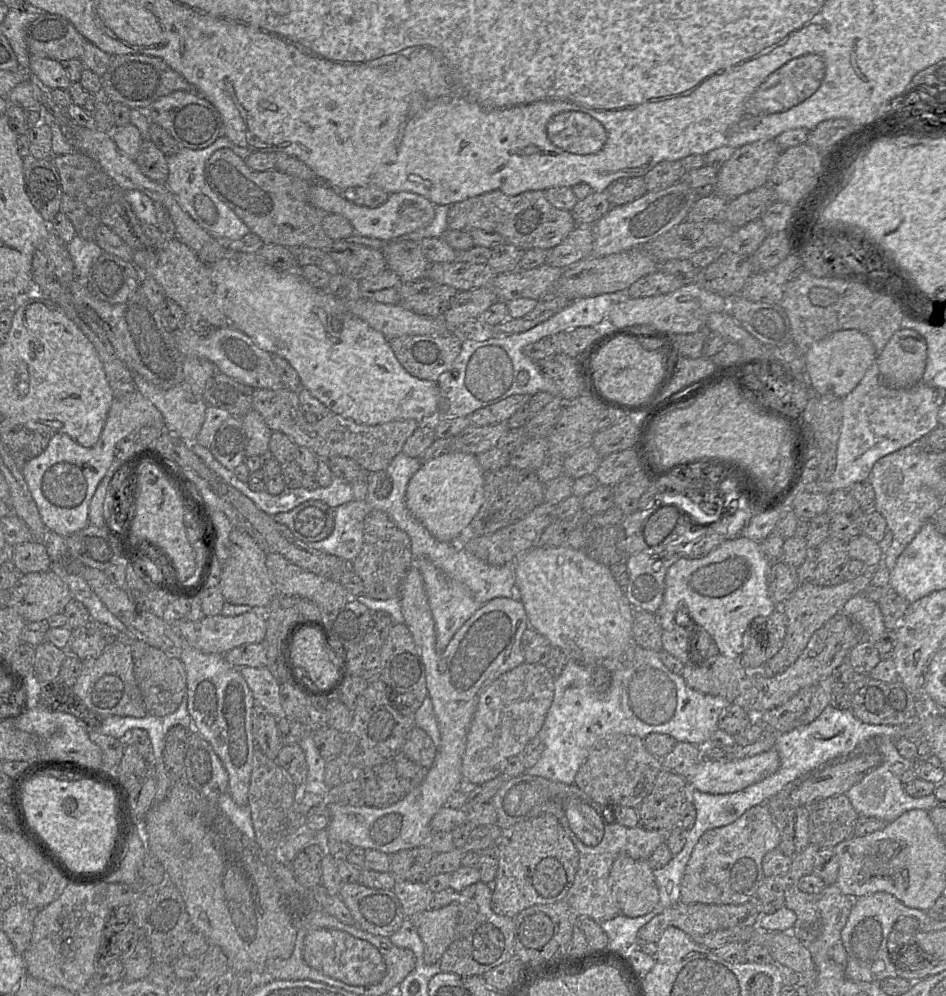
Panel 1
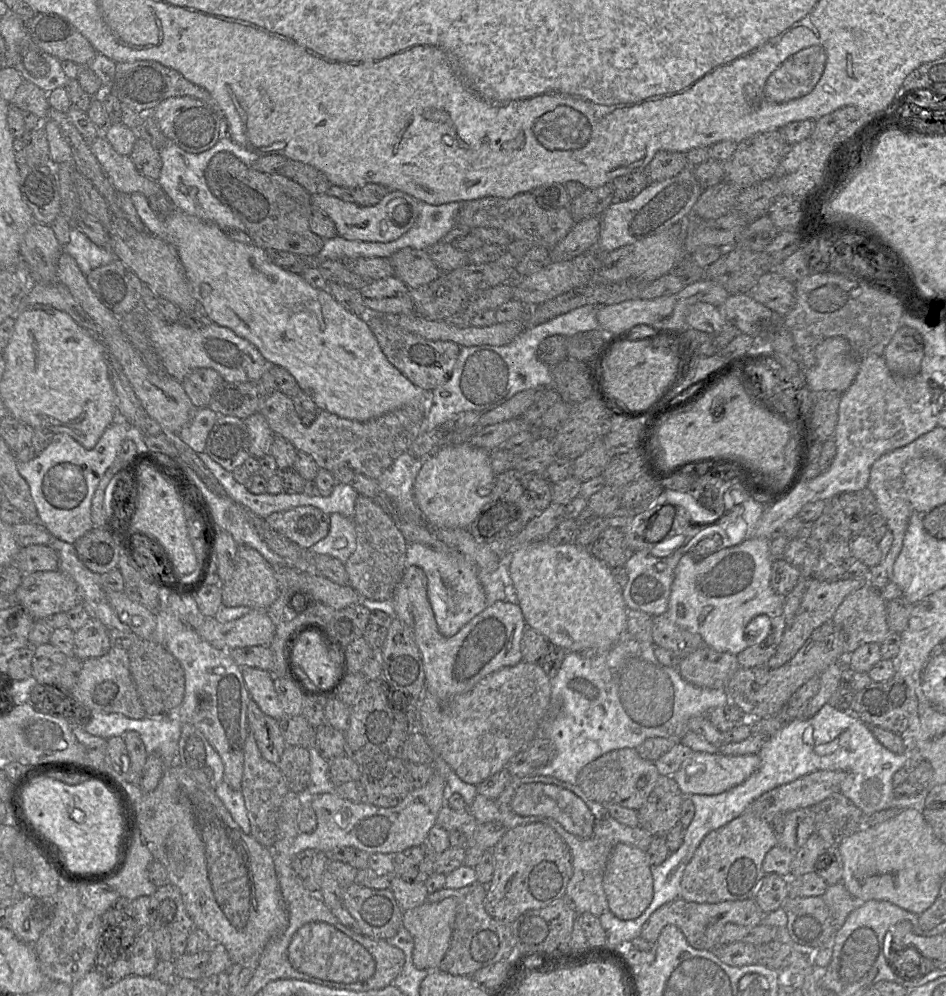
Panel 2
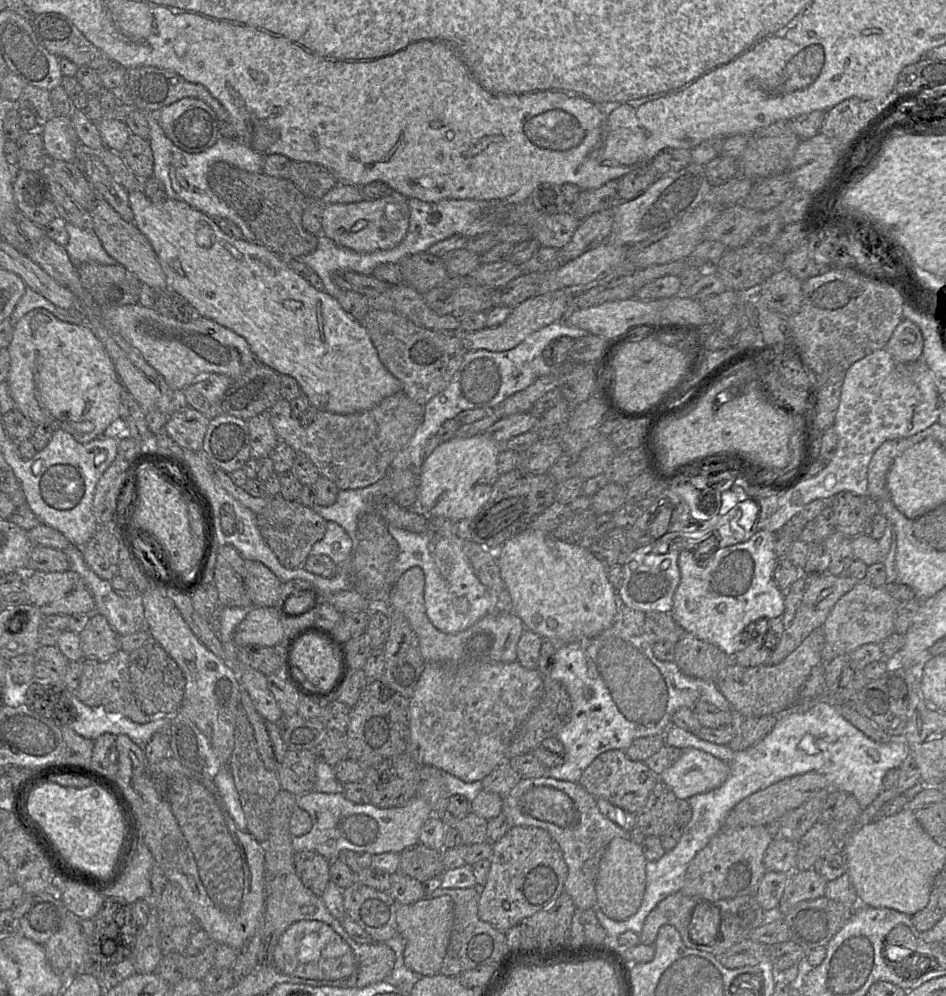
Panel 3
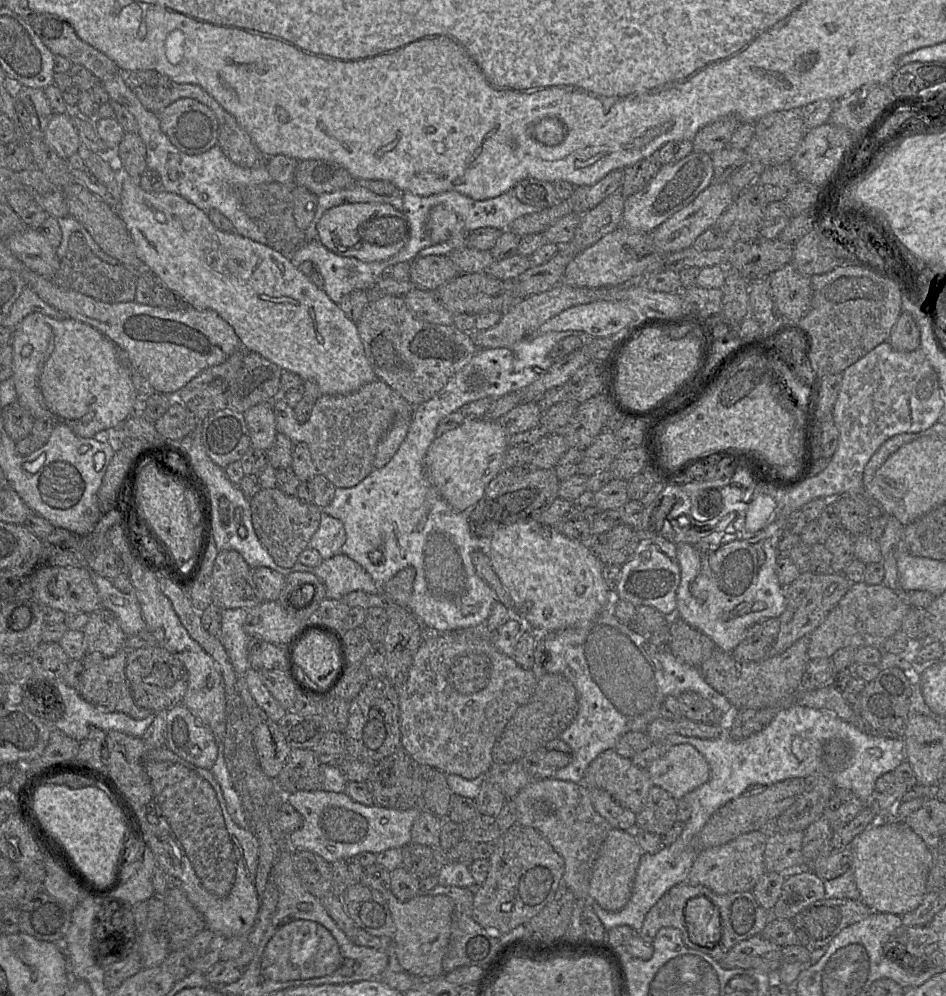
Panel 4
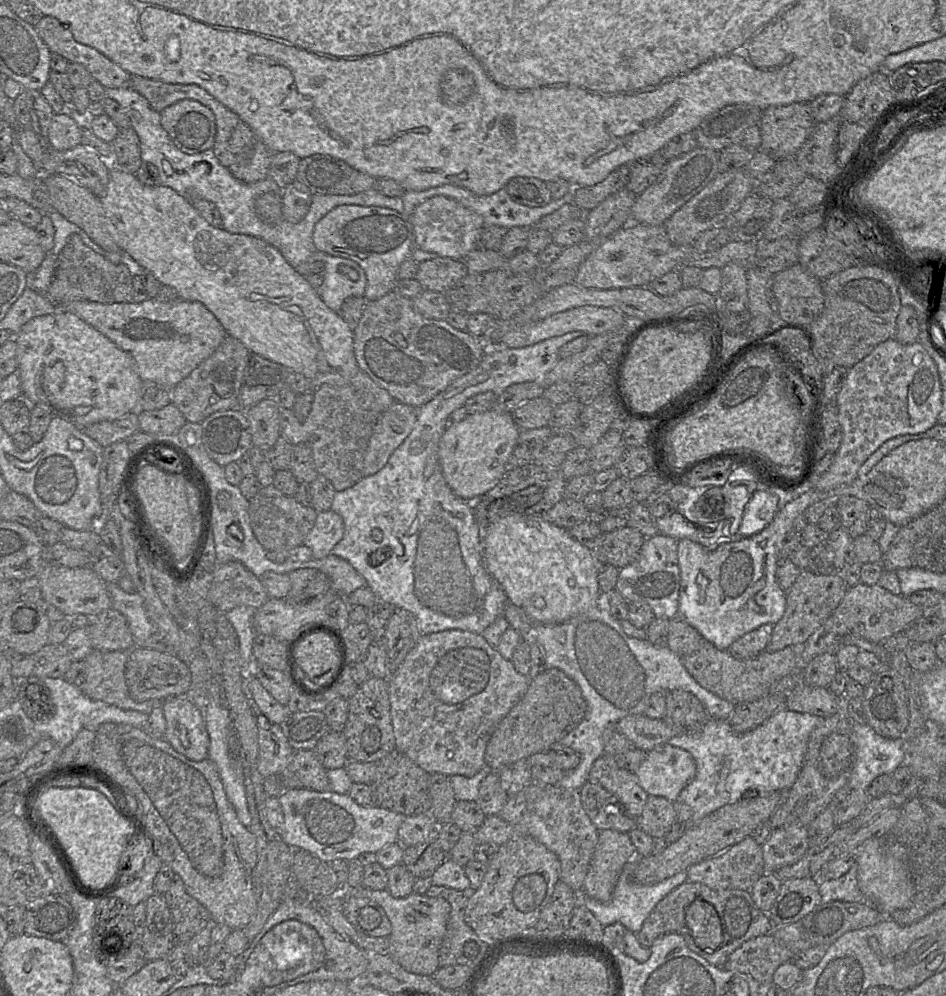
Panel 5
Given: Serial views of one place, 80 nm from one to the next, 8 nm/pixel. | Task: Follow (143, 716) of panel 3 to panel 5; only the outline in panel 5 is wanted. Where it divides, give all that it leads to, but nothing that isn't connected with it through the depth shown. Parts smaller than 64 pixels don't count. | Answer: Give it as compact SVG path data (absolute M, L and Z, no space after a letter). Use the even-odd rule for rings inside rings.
M93 649L84 660L85 680L79 688L92 700L150 714L154 706L161 703L150 700L137 702L130 697L125 681L127 660L128 651Z

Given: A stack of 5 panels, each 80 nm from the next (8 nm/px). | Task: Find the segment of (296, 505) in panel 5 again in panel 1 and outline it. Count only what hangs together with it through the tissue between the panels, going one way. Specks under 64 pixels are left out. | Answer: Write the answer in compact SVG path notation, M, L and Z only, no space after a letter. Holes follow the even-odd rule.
M309 500L273 518L286 526L297 539L305 543L319 542L334 529L335 509L322 501Z

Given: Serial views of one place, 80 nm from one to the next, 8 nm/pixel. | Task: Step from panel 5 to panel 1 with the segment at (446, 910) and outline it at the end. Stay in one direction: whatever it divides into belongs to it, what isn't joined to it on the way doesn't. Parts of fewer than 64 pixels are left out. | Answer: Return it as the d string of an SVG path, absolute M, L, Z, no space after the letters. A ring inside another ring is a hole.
M451 903L439 909L427 909L417 914L416 916L413 916L412 918L408 918L412 919L413 924L415 925L418 934L423 942L424 945L423 958L424 962L427 965L434 965L439 963L445 950L448 948L448 946L451 944L451 942L454 939L458 918L459 918L459 908L457 903Z

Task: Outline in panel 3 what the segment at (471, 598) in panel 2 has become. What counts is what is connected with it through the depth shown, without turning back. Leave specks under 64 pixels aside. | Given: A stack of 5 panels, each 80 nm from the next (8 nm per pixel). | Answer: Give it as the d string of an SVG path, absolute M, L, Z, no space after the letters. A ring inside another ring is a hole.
M388 524L388 531L397 541L399 553L393 566L392 584L413 566L420 567L425 576L424 601L426 613L431 623L441 632L455 634L466 630L483 618L492 613L492 595L481 583L473 566L463 549L462 527L458 531L458 537L443 537L434 533L415 533Z

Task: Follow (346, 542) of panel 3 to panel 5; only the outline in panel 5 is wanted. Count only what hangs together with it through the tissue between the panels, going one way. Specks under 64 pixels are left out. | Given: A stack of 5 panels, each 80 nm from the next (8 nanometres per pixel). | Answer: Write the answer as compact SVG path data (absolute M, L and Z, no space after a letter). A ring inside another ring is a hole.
M331 509L318 512L315 524L304 539L303 545L312 550L314 559L321 559L331 554L343 534L344 522L339 514Z

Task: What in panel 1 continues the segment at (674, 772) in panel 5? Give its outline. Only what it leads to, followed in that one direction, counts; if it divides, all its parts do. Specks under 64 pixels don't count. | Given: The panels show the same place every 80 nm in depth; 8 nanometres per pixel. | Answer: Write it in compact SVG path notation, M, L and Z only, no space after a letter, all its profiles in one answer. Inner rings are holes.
M775 749L743 759L720 761L703 757L687 778L690 789L710 794L727 794L740 791L760 782L773 774L779 767L780 759Z

